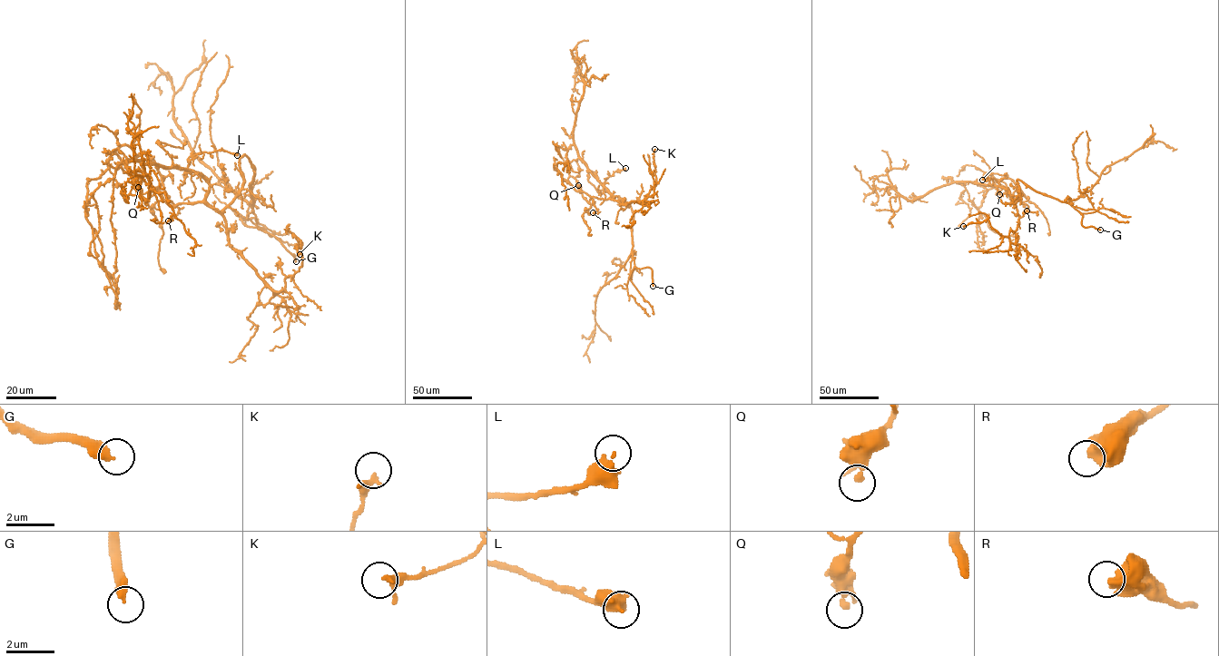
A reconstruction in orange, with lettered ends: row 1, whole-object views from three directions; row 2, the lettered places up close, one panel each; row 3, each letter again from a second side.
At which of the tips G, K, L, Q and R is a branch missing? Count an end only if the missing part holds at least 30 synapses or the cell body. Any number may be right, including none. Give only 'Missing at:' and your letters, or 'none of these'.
Missing at: G

